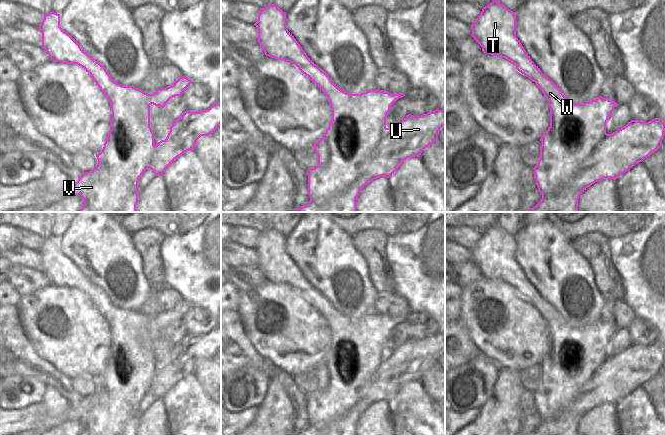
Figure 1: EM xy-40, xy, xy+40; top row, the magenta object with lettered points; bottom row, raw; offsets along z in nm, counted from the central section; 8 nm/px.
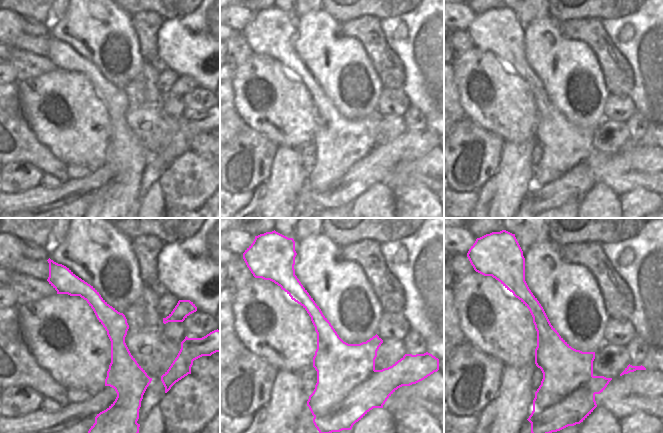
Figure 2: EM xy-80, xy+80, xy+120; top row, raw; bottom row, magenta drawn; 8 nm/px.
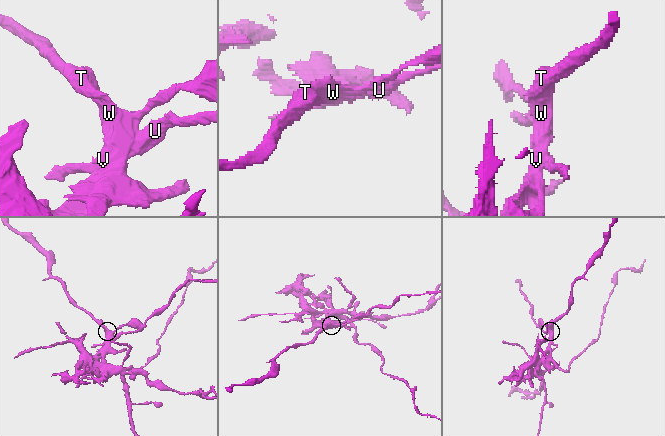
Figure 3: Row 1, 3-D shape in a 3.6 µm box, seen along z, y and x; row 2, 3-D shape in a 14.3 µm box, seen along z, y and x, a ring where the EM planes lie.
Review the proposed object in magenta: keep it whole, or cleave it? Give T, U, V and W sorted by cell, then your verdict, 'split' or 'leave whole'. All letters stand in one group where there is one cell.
T V W / U | split

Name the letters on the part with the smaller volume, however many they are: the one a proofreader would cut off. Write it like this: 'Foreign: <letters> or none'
Foreign: U

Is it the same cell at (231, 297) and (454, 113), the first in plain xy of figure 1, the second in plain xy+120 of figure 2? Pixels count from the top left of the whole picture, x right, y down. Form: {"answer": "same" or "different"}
{"answer": "same"}

